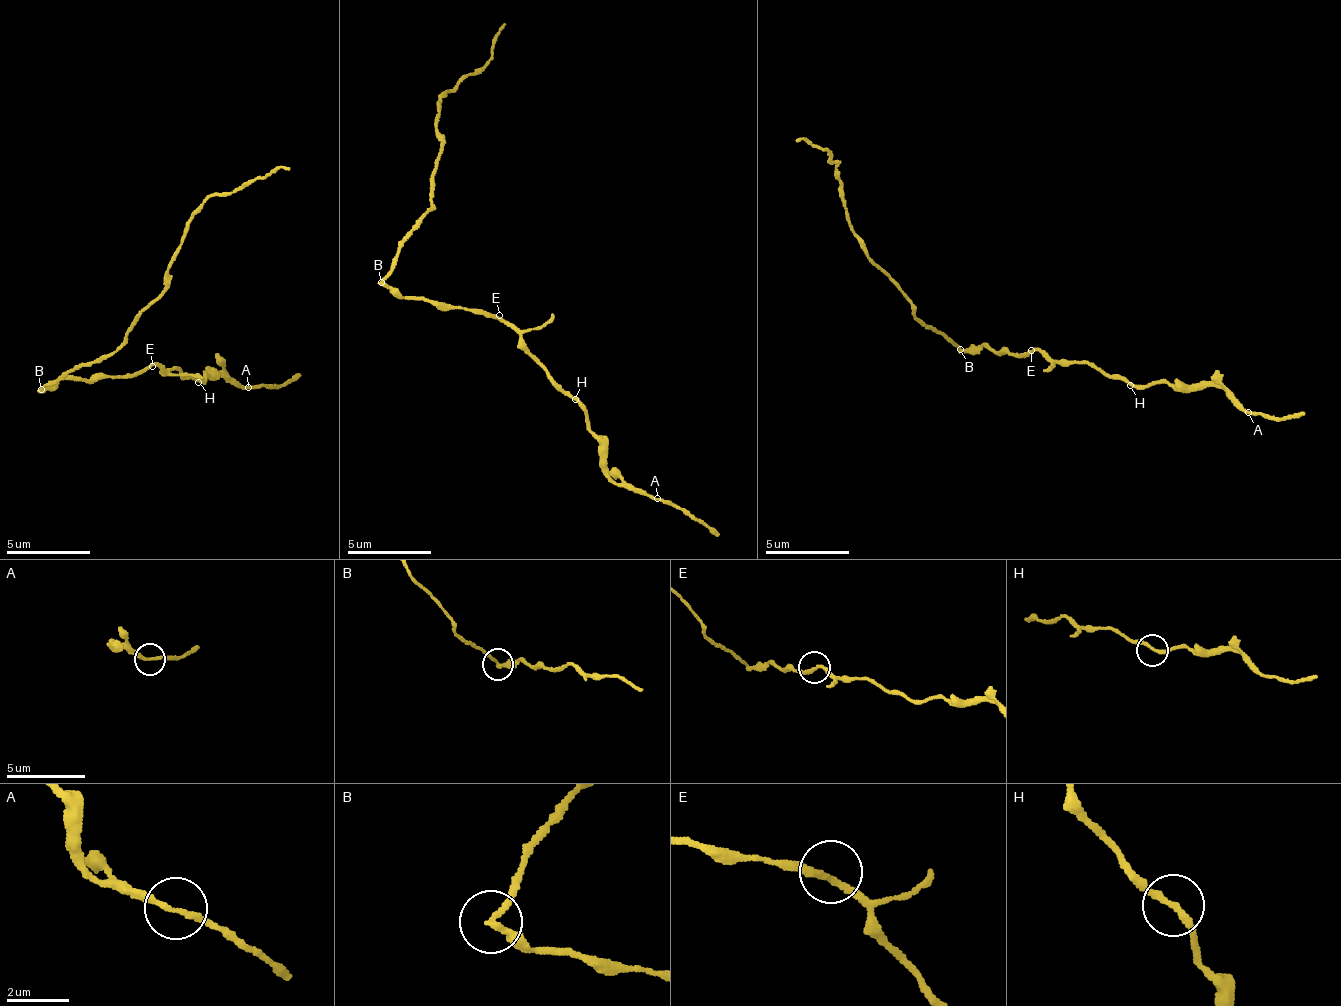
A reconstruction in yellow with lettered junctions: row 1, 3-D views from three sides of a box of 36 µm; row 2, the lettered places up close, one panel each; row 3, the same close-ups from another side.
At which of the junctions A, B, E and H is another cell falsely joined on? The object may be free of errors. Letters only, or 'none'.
B

